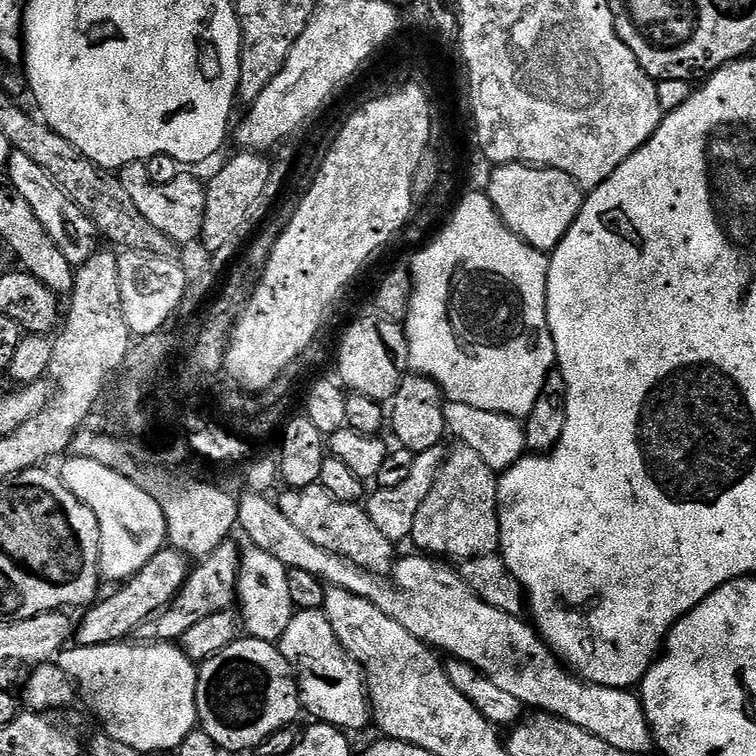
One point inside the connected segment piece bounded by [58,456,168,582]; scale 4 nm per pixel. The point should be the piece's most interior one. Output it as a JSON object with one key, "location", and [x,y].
{"location":[133,528]}

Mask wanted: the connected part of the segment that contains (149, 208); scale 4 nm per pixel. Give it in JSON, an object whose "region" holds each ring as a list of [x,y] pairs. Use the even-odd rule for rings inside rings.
{"region":[[[144,162],[135,164],[127,164],[124,168],[119,169],[118,175],[122,186],[126,190],[126,194],[130,194],[130,198],[134,202],[134,206],[138,206],[139,212],[146,217],[146,222],[152,223],[158,230],[162,230],[162,234],[166,234],[166,238],[170,238],[173,245],[192,244],[201,239],[203,230],[204,207],[206,206],[205,185],[199,184],[192,176],[176,176],[173,180],[168,180],[165,184],[155,184],[152,176],[148,173],[149,165]]]}

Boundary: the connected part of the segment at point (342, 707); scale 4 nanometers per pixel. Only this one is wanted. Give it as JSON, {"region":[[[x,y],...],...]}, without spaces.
{"region":[[[323,610],[293,611],[290,626],[286,626],[286,634],[282,634],[278,647],[300,686],[303,711],[309,712],[313,721],[333,724],[349,733],[369,727],[370,705],[364,671],[360,669],[360,663],[350,658],[350,654],[340,645],[334,626],[330,626]]]}

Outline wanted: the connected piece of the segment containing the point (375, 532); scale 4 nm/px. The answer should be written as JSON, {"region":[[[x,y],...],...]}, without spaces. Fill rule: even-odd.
{"region":[[[311,484],[305,488],[288,488],[281,496],[278,496],[278,503],[282,514],[286,514],[289,522],[297,530],[302,530],[302,534],[306,538],[310,538],[310,542],[314,542],[314,546],[338,554],[343,560],[356,564],[374,576],[387,577],[391,573],[394,567],[393,541],[388,540],[386,534],[382,534],[382,530],[378,530],[378,526],[374,526],[372,515],[368,513],[367,507],[350,502],[338,502],[338,498],[334,498],[334,494],[330,494],[330,490],[326,490],[326,486],[321,484]]]}

